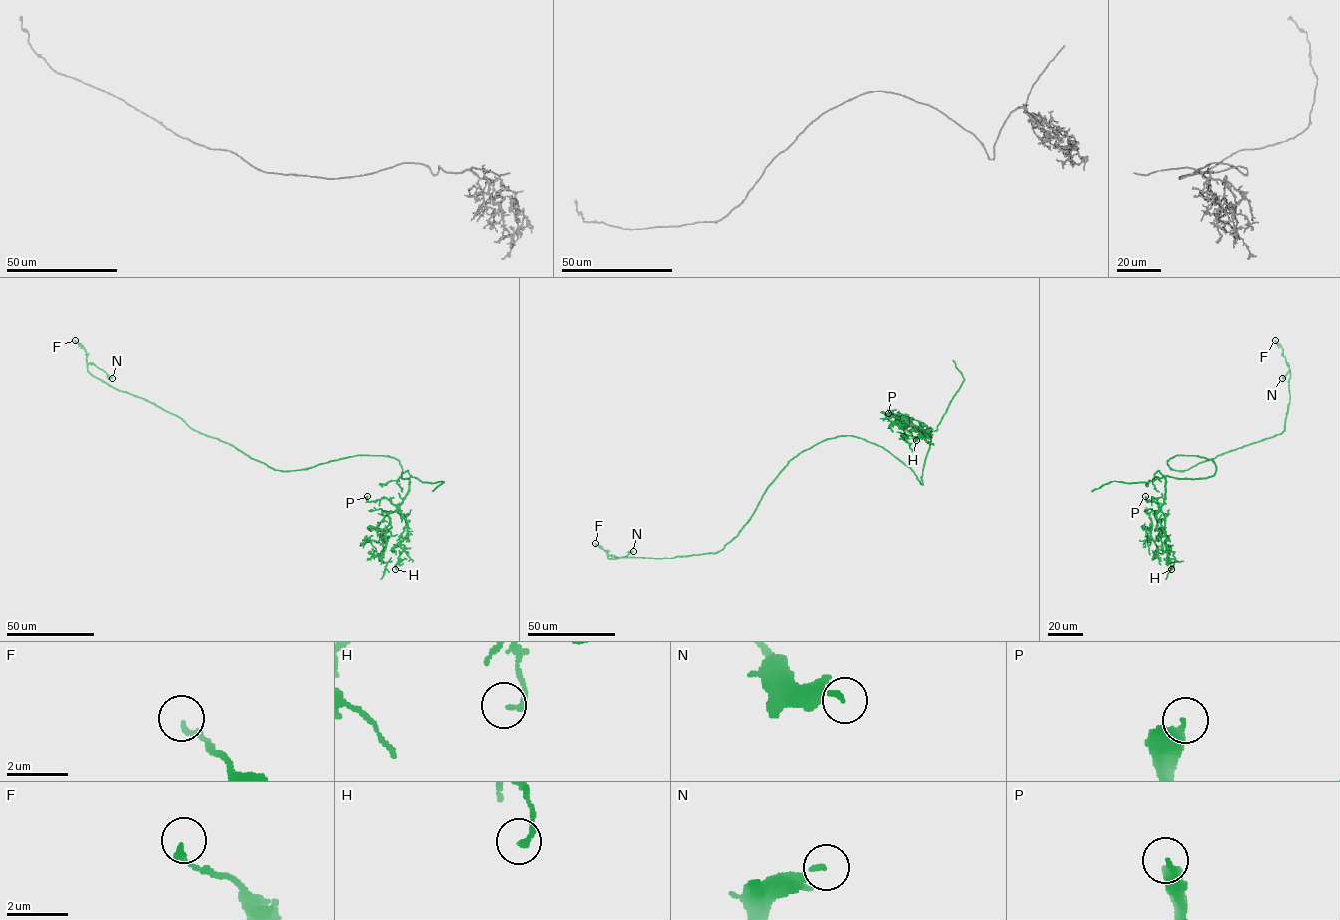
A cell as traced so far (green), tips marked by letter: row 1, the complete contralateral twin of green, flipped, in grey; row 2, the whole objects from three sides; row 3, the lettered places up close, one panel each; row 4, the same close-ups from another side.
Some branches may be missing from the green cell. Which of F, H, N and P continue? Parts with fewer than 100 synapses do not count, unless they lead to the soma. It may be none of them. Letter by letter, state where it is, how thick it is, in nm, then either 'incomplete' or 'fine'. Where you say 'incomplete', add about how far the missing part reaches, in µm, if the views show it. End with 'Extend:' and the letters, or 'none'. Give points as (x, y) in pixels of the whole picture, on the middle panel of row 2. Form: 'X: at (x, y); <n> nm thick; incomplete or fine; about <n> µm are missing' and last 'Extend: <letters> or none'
F: at (595, 543); 180 nm thick; fine
H: at (916, 440); 170 nm thick; fine
N: at (633, 551); 140 nm thick; fine
P: at (888, 413); 440 nm thick; fine
Extend: none

